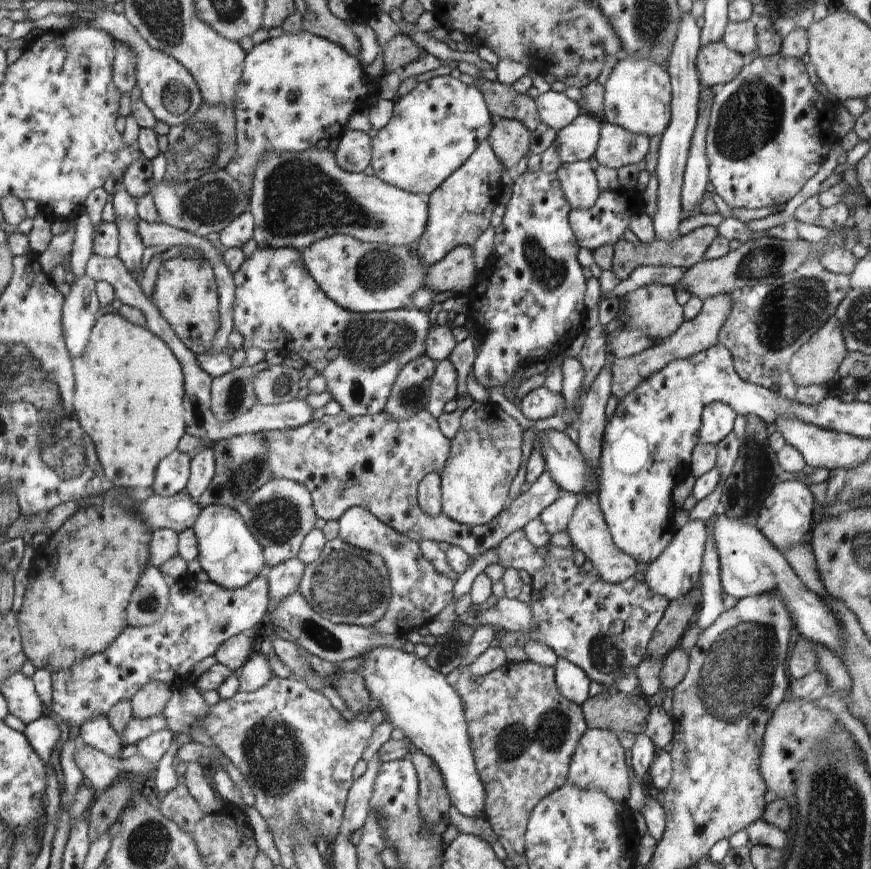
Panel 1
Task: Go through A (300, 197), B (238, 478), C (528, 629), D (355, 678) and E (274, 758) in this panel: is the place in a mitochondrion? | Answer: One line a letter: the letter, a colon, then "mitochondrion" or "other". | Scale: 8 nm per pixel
A: mitochondrion
B: mitochondrion
C: other
D: other
E: mitochondrion

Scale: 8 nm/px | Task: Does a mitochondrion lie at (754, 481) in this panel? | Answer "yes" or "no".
yes

